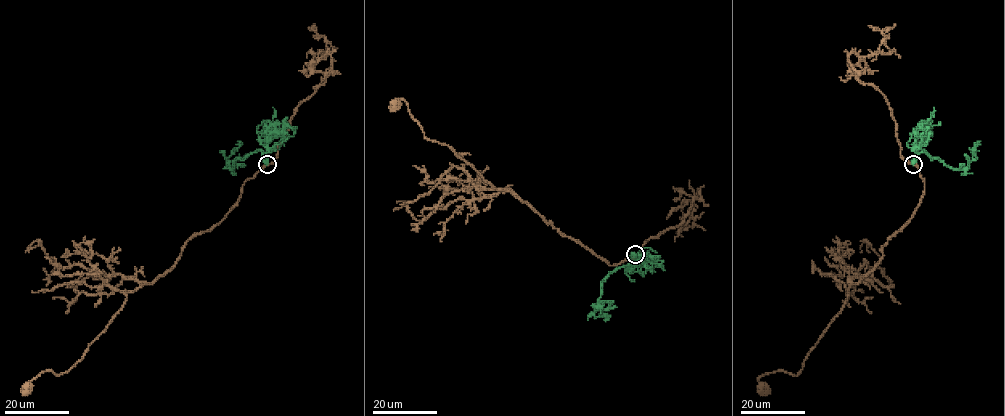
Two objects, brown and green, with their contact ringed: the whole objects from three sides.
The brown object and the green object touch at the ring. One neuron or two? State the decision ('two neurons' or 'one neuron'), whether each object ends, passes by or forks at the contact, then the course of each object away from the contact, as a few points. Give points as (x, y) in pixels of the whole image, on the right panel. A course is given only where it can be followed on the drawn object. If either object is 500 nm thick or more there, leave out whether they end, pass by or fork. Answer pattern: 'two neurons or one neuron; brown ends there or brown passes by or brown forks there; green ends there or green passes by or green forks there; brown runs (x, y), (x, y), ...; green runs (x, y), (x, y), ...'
two neurons; brown passes by; green passes by; brown runs (913, 164), (924, 182), (914, 214), (871, 271), (851, 284), (800, 371), (762, 374), (763, 388); green runs (913, 164), (923, 149), (932, 158), (939, 158), (953, 169), (963, 170), (974, 159), (974, 147), (980, 141)

